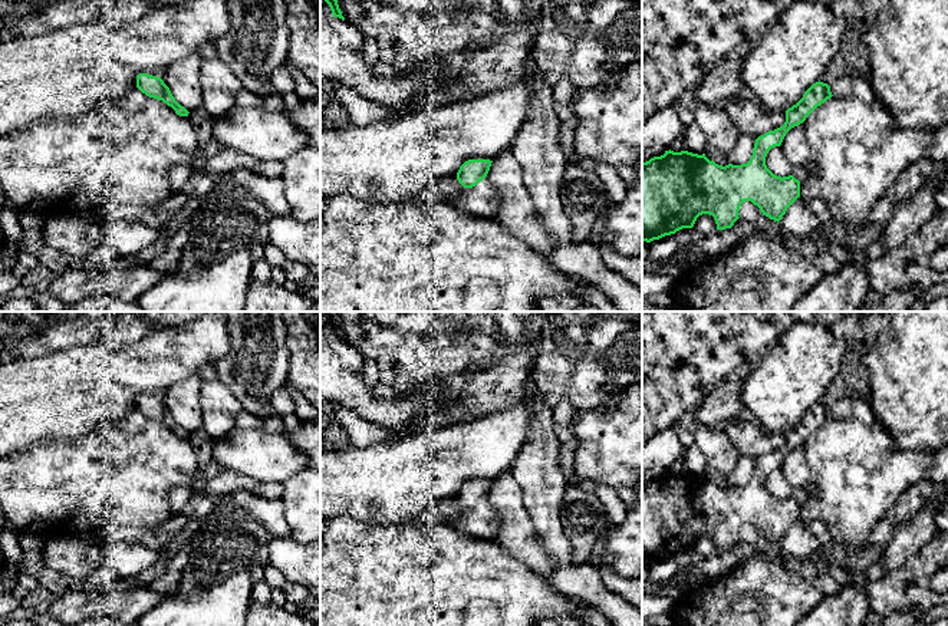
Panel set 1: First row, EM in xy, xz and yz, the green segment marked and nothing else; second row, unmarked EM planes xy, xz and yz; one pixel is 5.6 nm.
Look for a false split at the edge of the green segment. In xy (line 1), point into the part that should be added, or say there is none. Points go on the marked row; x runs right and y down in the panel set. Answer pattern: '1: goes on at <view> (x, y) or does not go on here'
1: does not go on here

